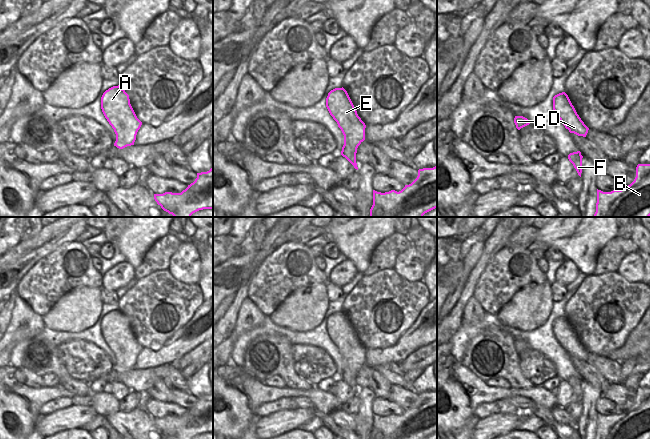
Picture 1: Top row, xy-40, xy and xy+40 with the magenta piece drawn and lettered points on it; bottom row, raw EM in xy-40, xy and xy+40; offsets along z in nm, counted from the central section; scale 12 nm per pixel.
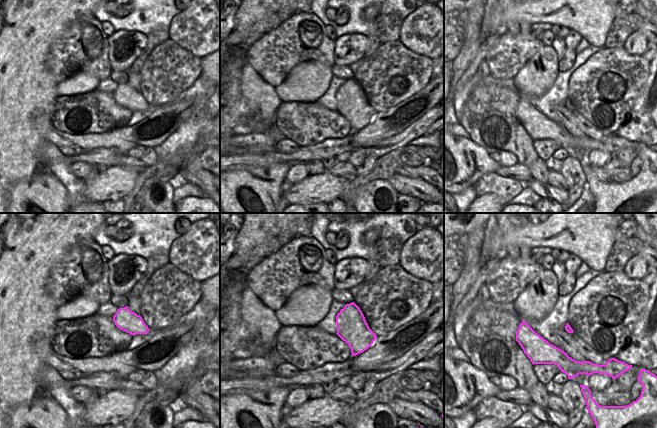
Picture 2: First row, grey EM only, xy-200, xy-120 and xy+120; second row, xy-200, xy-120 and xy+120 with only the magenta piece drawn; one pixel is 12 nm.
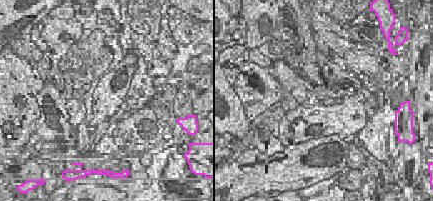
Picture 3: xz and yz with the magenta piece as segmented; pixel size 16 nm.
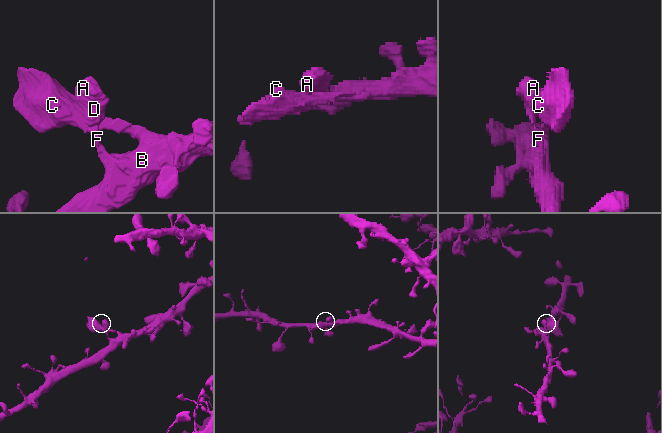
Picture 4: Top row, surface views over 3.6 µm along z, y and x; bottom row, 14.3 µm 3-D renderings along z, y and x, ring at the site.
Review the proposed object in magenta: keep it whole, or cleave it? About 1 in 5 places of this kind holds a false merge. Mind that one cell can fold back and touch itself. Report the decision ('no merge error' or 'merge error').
no merge error

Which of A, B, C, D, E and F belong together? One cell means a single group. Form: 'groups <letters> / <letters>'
groups A B C D E F

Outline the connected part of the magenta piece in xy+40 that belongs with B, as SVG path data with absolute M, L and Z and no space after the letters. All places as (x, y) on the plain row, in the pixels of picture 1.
M638 388L634 405L621 414L603 416L597 413L594 439L650 439L650 388Z

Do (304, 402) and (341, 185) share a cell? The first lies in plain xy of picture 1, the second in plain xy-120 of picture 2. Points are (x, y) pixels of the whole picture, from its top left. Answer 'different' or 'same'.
different

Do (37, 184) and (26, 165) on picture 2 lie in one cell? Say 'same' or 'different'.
different

